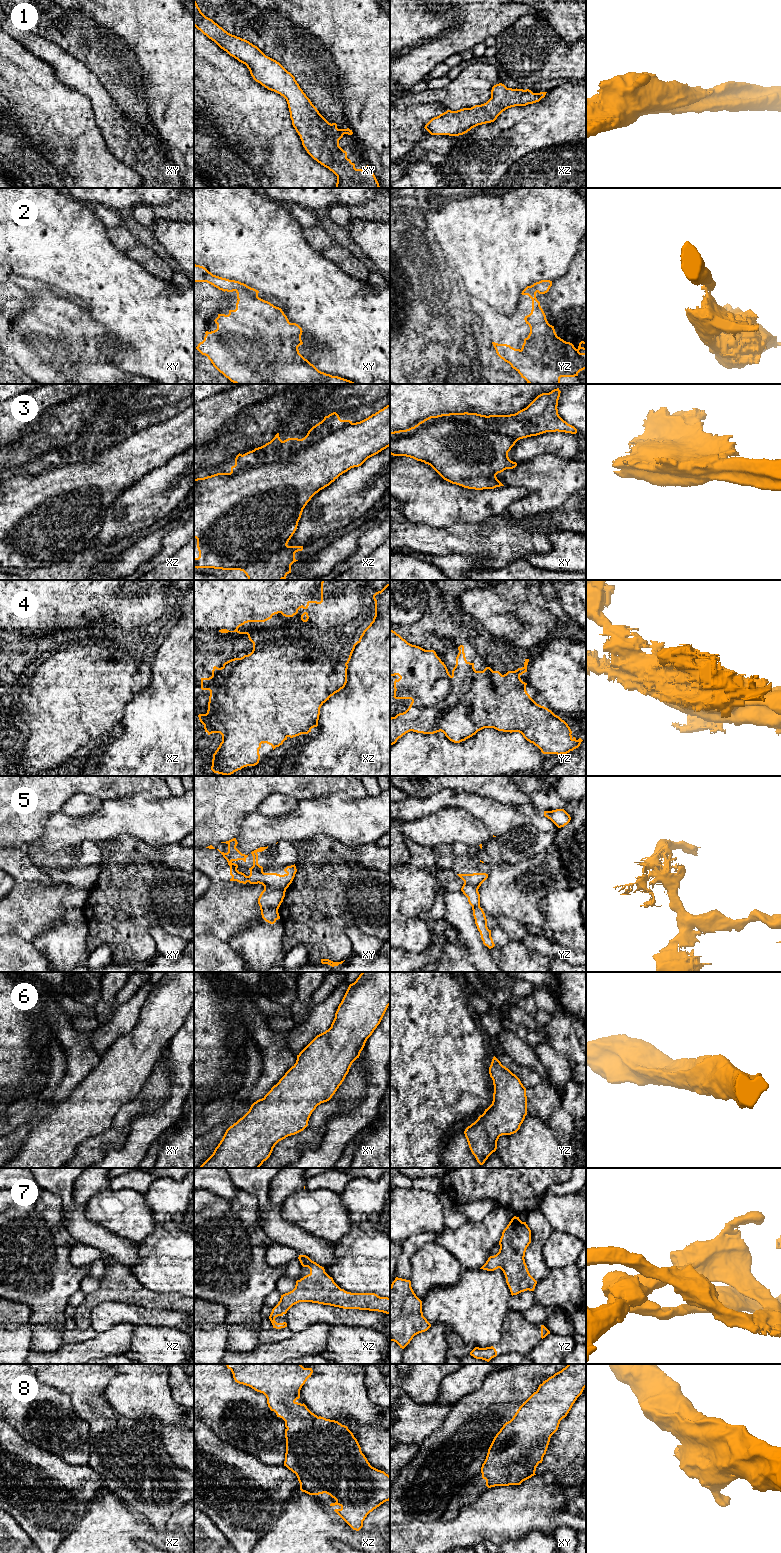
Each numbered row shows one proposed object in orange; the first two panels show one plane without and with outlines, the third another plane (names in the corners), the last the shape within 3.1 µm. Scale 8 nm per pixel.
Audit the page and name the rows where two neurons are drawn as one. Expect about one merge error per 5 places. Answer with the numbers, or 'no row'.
2, 4, 5

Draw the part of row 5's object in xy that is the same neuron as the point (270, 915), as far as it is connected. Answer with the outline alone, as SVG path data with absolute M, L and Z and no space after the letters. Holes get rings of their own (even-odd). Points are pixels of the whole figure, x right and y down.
M268 908L263 912L262 918L266 922L270 924L274 924L278 919L280 919L280 916L279 916L278 910L274 908Z

